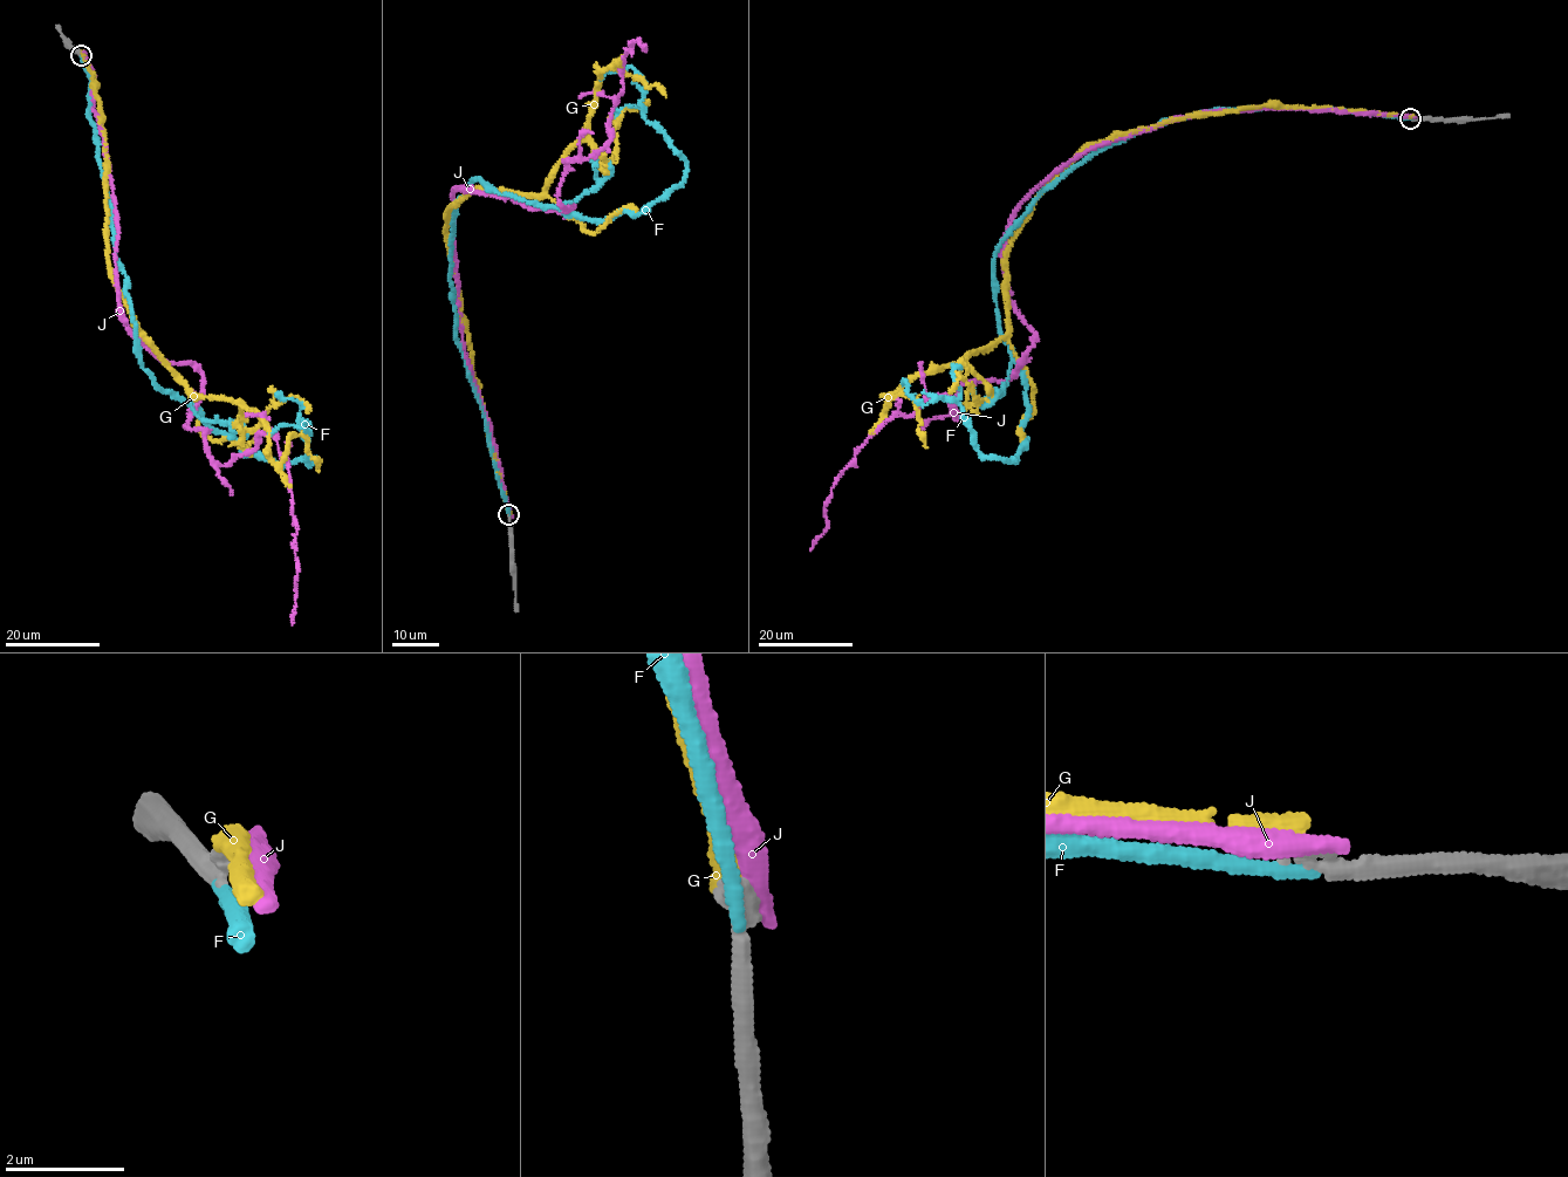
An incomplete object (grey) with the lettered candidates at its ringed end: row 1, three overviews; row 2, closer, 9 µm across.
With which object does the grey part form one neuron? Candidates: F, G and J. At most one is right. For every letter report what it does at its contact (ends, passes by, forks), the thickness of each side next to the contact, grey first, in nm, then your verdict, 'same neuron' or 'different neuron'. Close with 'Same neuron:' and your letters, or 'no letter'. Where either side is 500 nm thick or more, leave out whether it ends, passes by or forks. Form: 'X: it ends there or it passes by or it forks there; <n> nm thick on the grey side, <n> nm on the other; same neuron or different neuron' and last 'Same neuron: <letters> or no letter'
F: it ends there; 420 nm thick on the grey side, 240 nm on the other; same neuron
G: it ends there; 360 nm thick on the grey side, 400 nm on the other; different neuron
J: it ends there; 360 nm thick on the grey side, 480 nm on the other; different neuron
Same neuron: F

